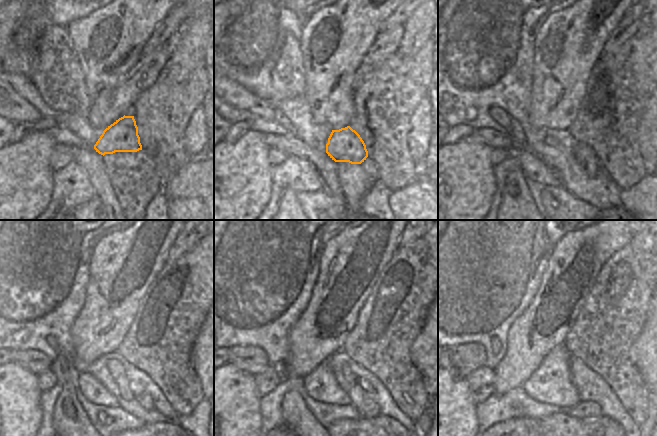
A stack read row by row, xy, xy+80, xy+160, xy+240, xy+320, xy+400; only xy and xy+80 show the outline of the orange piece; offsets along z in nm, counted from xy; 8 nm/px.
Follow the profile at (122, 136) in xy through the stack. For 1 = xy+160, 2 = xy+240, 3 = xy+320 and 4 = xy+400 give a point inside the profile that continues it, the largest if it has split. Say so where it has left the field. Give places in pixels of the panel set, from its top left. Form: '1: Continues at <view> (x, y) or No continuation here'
1: Continues at xy+160 (586, 157)
2: Continues at xy+240 (144, 400)
3: Continues at xy+320 (368, 409)
4: Continues at xy+400 (589, 410).

